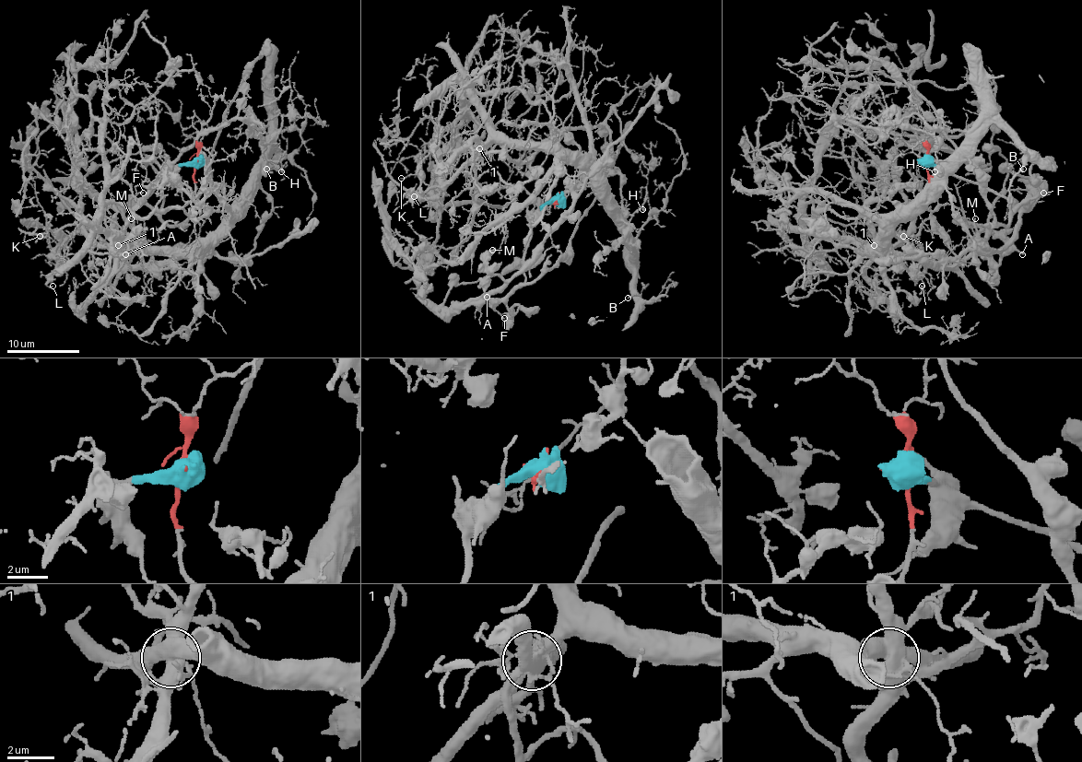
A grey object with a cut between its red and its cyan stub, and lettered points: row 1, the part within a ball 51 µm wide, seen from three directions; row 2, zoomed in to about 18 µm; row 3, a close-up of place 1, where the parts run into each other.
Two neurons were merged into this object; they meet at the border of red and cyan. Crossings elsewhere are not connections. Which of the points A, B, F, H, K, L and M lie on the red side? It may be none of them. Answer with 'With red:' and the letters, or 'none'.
With red: B, H, K, L

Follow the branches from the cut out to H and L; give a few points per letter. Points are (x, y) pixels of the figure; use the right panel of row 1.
H: (926, 161), (928, 194), (910, 210), (923, 196), (930, 178), (945, 163), (935, 161), (935, 172)
L: (926, 161), (926, 198), (865, 247), (895, 245), (911, 232), (923, 252), (924, 271), (917, 284), (923, 286)

